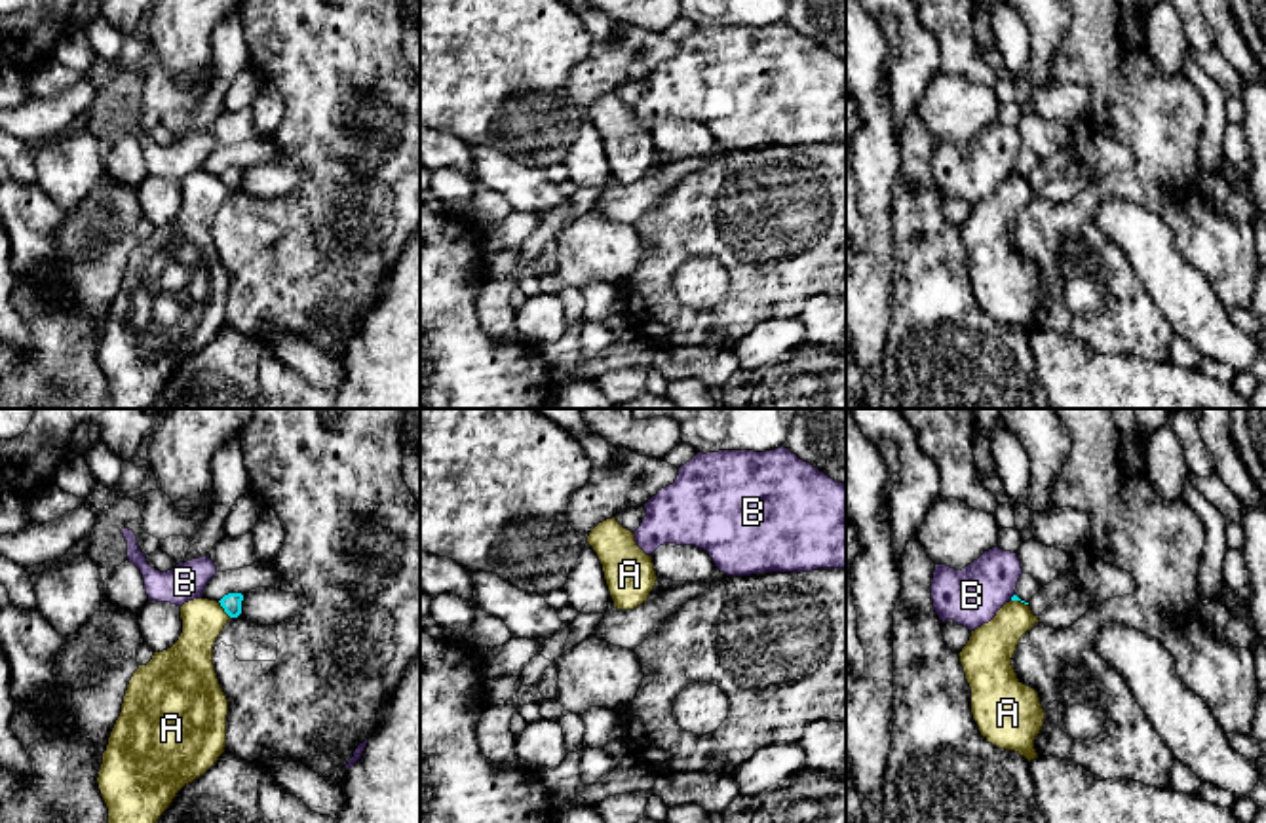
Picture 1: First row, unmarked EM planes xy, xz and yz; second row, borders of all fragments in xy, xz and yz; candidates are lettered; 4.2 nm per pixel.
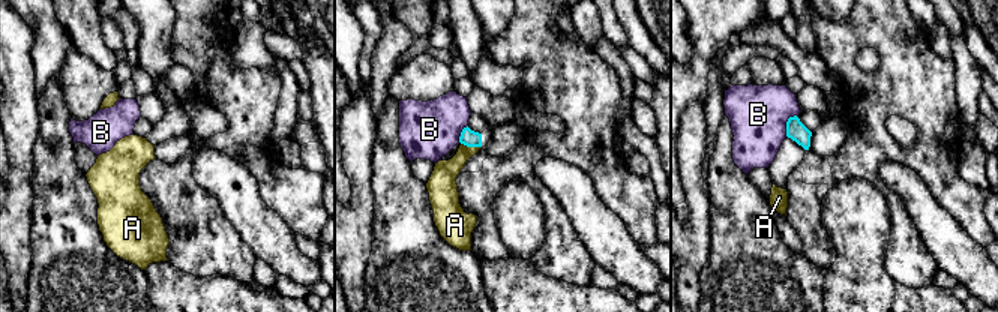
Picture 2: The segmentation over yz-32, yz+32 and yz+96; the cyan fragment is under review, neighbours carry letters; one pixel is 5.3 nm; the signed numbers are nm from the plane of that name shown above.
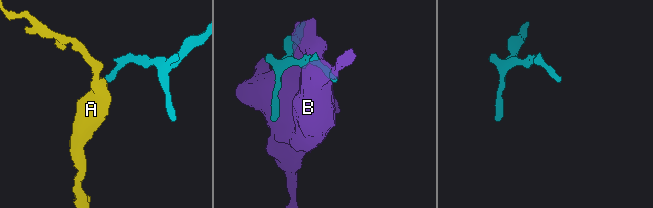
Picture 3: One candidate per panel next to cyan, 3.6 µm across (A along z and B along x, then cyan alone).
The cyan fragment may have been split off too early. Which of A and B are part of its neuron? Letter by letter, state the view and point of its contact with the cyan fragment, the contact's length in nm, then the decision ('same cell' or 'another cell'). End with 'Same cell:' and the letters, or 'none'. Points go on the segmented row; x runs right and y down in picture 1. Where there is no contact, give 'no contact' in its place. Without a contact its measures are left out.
A: xy (223, 607) | 90 nm | another cell
B: yz (1012, 597) | 40 nm | another cell
Same cell: none

